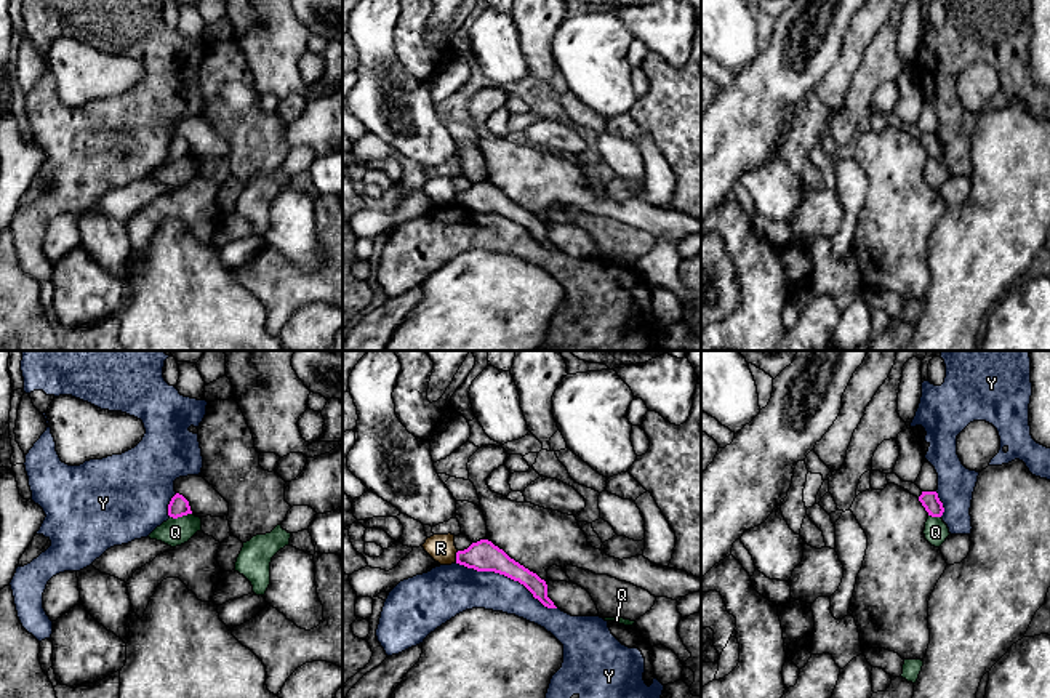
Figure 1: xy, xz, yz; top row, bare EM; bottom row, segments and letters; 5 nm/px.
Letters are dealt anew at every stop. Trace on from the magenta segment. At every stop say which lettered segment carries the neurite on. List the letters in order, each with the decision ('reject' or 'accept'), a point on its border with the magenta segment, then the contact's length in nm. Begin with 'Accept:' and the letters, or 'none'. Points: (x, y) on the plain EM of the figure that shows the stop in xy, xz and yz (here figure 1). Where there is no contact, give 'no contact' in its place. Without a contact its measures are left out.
Accept: none
Q: reject; meets magenta in xy at (180, 157); contact 110 nm long
R: reject; meets magenta in xz at (456, 199); contact 70 nm long
Y: reject; meets magenta in xz at (506, 216); contact 550 nm long

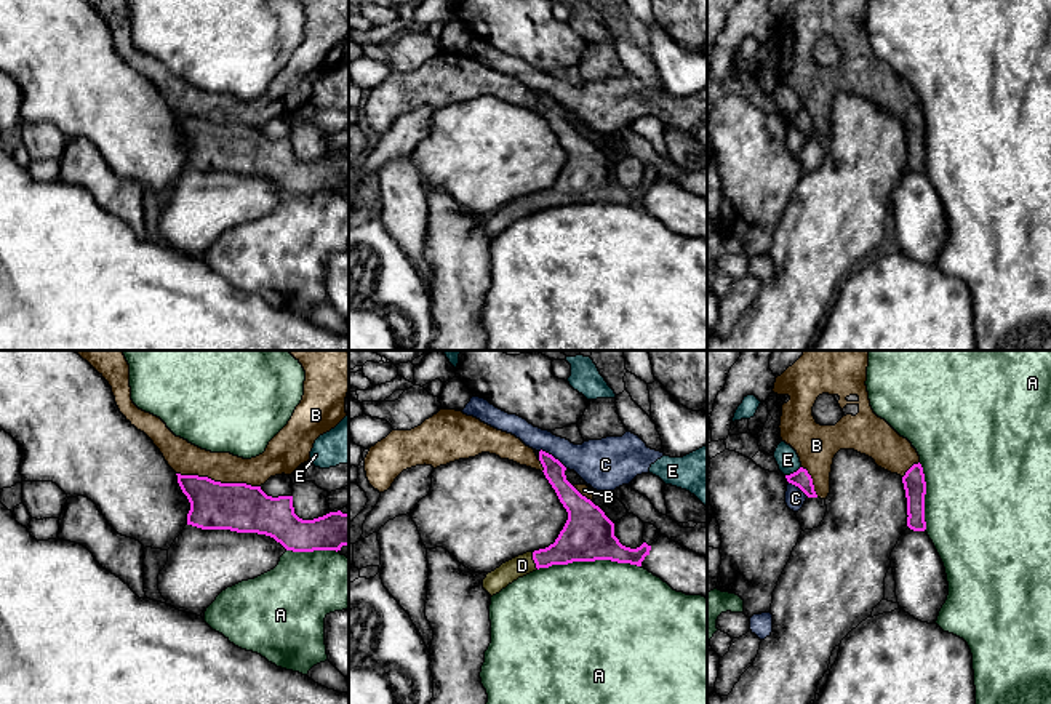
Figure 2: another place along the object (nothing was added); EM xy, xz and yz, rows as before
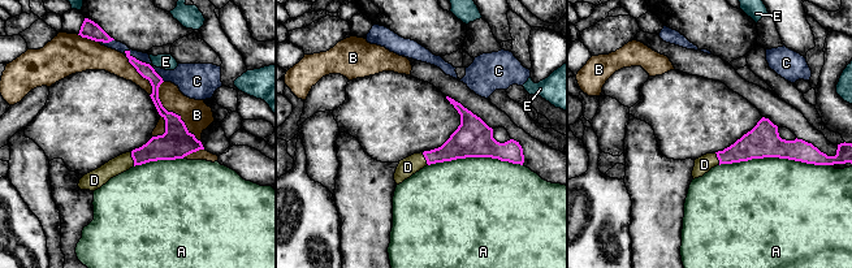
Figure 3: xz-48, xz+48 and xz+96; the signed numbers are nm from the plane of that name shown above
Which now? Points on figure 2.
Accept: D
A: reject; meets magenta in xz at (589, 202); contact 500 nm long
B: reject; meets magenta in xy at (218, 124); contact 440 nm long
C: reject; meets magenta in xz at (552, 98); contact 170 nm long
D: accept; meets magenta in xz at (533, 200); contact 90 nm long
E: reject; meets magenta in yz at (794, 114); contact 90 nm long

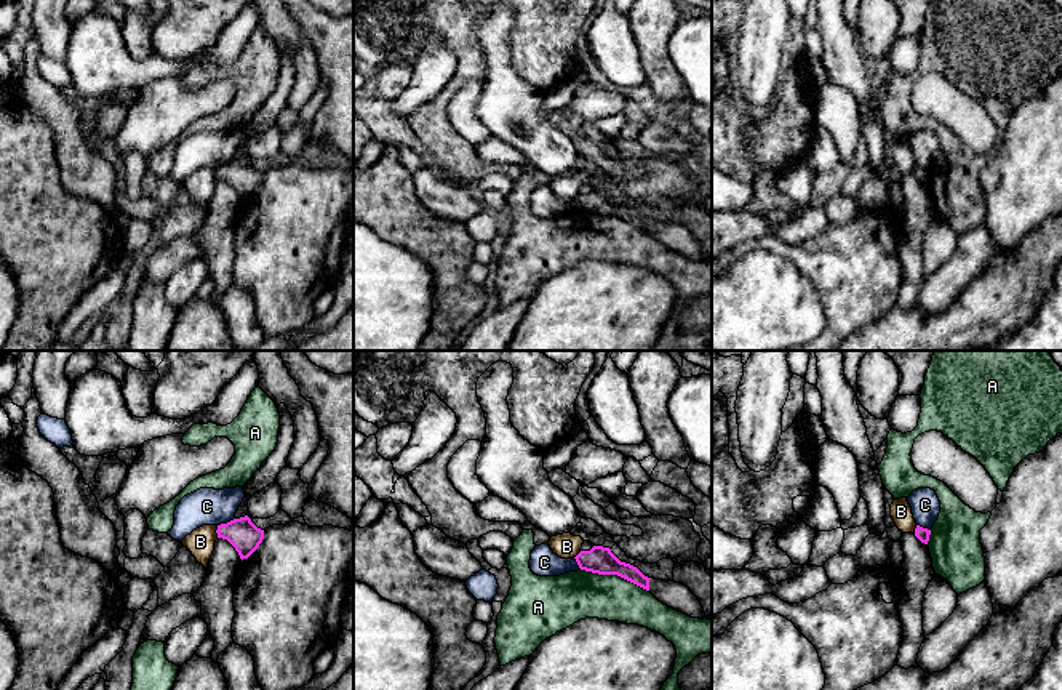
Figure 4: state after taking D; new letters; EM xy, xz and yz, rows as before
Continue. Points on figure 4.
Accept: none
A: reject; meets magenta in xz at (614, 215); contact 360 nm long
B: reject; meets magenta in xy at (216, 173); contact 60 nm long
C: reject; meets magenta in xy at (227, 164); contact 100 nm long

